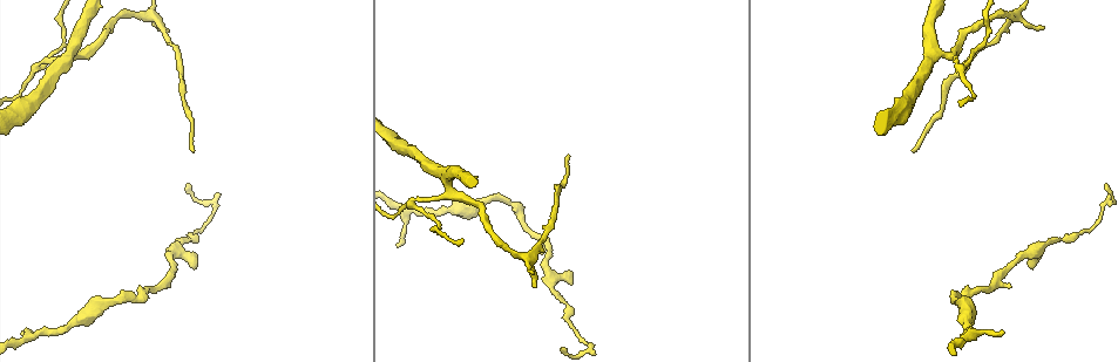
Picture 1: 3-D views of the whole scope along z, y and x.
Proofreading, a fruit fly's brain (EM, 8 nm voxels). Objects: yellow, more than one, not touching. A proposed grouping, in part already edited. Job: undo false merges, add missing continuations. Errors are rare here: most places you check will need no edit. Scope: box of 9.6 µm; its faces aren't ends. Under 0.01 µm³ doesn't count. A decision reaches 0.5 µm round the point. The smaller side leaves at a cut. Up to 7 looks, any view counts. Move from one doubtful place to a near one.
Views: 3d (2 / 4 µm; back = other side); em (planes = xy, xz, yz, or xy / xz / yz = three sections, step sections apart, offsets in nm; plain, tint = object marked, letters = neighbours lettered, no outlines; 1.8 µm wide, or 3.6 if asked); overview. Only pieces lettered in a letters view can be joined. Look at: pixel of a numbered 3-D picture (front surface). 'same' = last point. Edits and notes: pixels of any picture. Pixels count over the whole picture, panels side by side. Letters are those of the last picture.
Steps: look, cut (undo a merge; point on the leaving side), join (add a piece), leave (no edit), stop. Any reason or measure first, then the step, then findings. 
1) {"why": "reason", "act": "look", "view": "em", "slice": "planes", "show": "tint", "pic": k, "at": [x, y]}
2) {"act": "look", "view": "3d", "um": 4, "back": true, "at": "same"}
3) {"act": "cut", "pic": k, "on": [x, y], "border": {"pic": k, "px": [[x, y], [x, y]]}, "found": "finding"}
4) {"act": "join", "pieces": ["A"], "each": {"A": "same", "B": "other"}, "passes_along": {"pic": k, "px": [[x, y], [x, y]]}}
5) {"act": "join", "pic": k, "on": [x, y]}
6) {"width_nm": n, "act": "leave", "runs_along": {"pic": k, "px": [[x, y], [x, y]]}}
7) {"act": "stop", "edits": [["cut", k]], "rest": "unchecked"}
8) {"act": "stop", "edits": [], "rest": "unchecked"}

{"why": "sharp bend", "act": "look", "view": "em", "slice": "planes", "show": "letters", "pic": 1, "at": [1014, 14]}

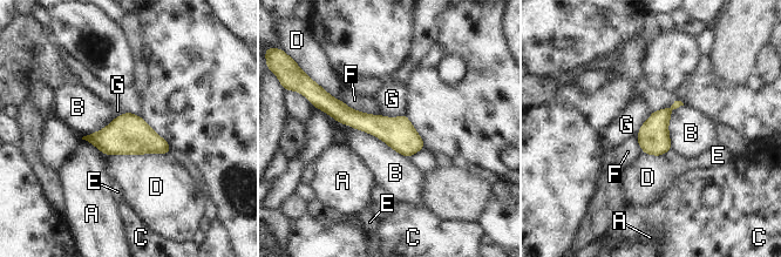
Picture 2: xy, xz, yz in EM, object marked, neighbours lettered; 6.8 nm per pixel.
{"act": "leave", "each": {"A": "other", "B": "other", "C": "other", "D": "other", "E": "other", "F": "other", "G": "other"}, "runs_along": {"pic": 2, "px": [[324, 106], [393, 130], [420, 147]]}, "found": "continuous, no second neuron"}

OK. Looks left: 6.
{"why": "four or more arms meet", "act": "look", "view": "em", "slice": "planes", "show": "plain", "pic": 1, "at": [444, 179]}

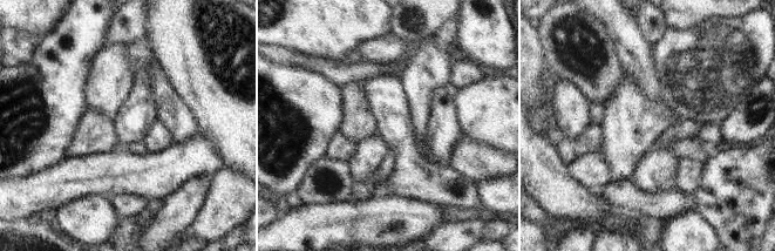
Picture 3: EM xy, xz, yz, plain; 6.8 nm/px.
{"why": "where the object lies", "act": "look", "view": "em", "slice": "planes", "show": "tint", "at": "same"}

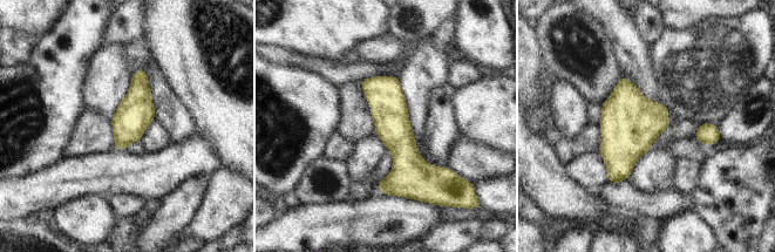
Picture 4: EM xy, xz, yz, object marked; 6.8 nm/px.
{"act": "look", "view": "em", "slice": "planes", "show": "letters", "at": "same"}

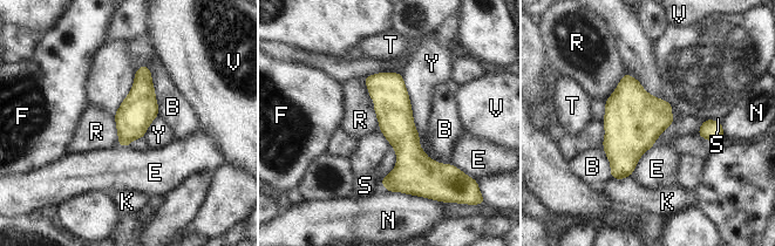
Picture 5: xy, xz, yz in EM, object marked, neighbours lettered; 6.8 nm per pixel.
{"longest_contact_nm": ["Y", 550], "act": "leave", "each": {"B": "other", "E": "other", "F": "other", "K": "other", "N": "other", "R": "other", "S": "other", "T": "other", "V": "other", "Y": "other"}, "found": "continuous, no second neuron"}

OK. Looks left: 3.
{"why": "branch stops here", "act": "look", "view": "3d", "um": 2, "pic": 1, "at": [1001, 330]}

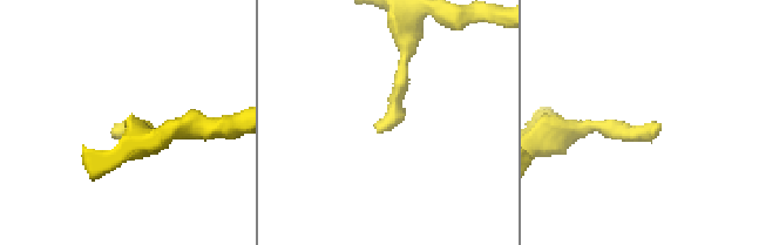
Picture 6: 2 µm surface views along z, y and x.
{"act": "look", "view": "em", "slice": "planes", "show": "letters", "pic": 6, "at": [117, 124]}

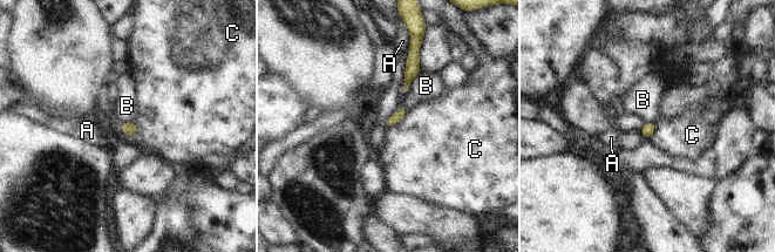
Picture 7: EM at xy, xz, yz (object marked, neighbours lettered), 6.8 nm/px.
{"width_nm": 80, "longest_contact_nm": ["B", 200], "act": "leave", "each": {"A": "other", "B": "other", "C": "other"}, "found": "no lettered piece goes on from it"}

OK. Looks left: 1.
{"act": "stop", "edits": [], "rest": "unchecked"}

